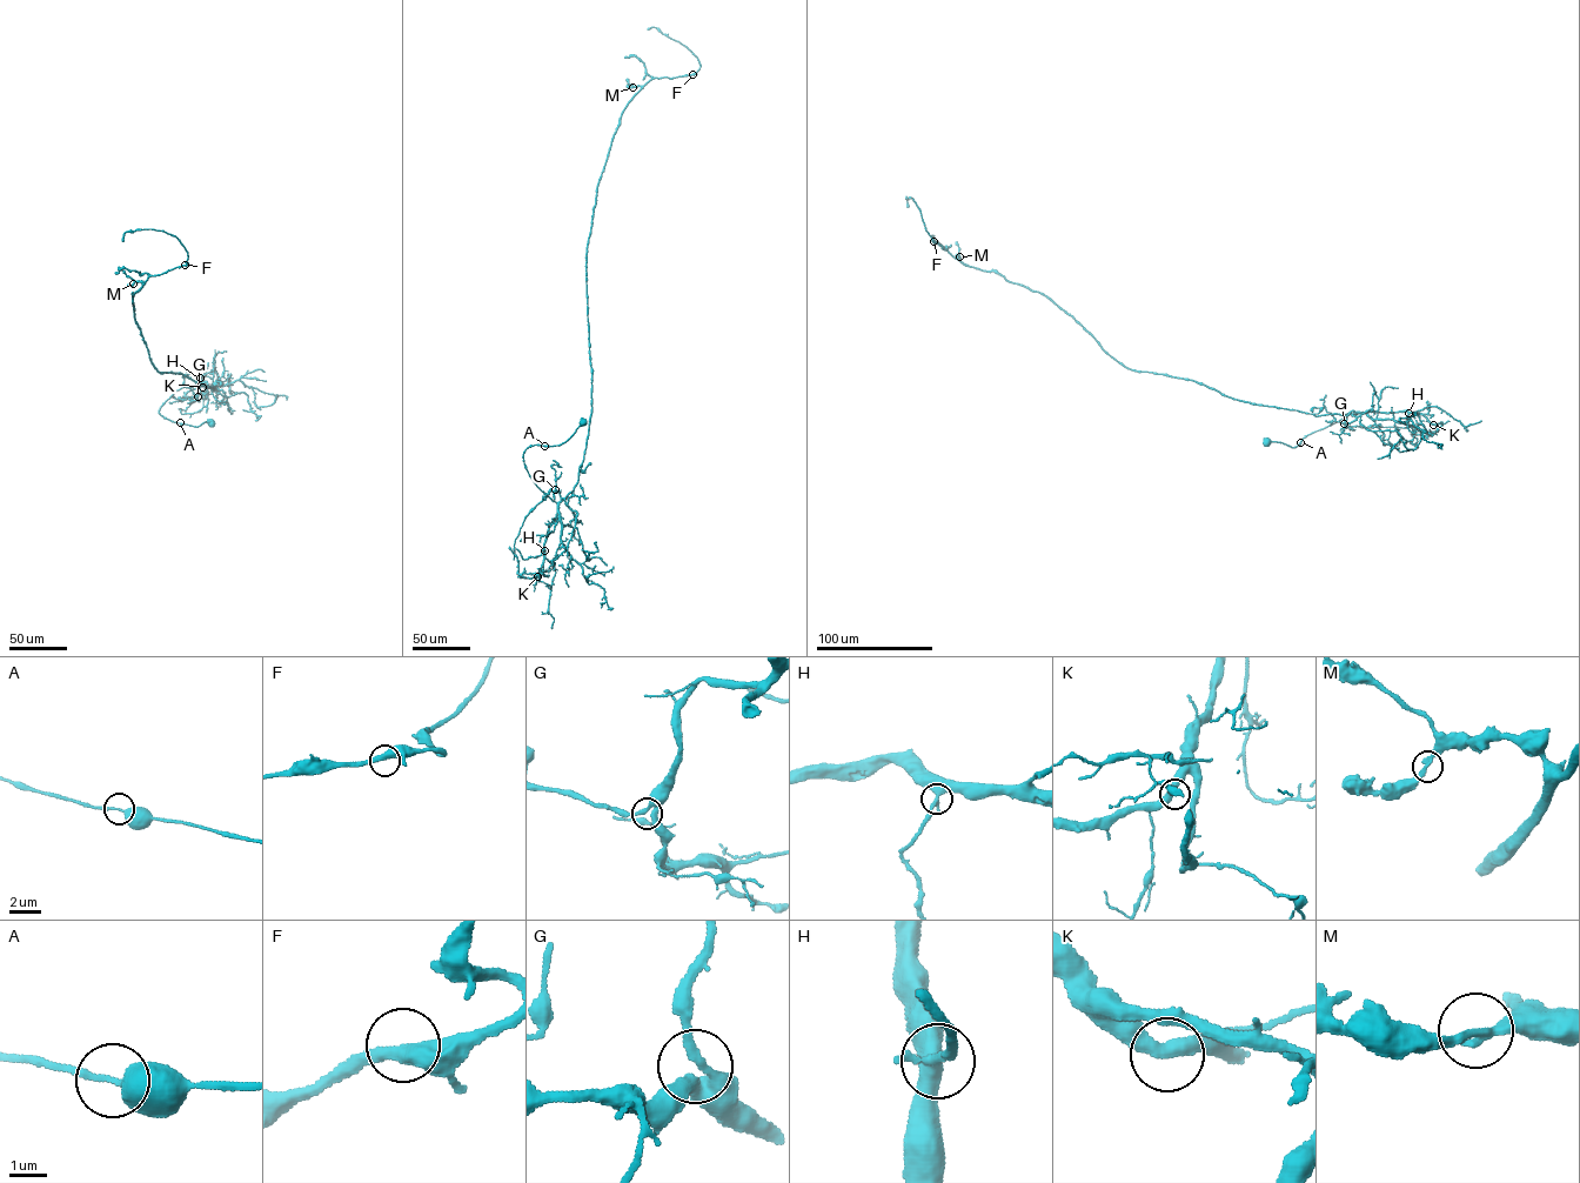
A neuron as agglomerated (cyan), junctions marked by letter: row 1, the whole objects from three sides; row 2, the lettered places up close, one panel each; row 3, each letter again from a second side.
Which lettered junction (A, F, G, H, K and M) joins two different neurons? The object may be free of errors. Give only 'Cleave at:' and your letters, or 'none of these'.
Cleave at: none of these

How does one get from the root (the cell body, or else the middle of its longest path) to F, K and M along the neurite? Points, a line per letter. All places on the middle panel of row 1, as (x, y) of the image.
F: (583, 422), (523, 454), (557, 503), (577, 482), (591, 414), (598, 179), (634, 95), (693, 74)
K: (583, 422), (560, 445), (530, 446), (523, 454), (529, 475), (557, 505), (537, 576)
M: (583, 422), (560, 445), (523, 454), (557, 503), (586, 447), (587, 246), (613, 136), (642, 87), (633, 87)

